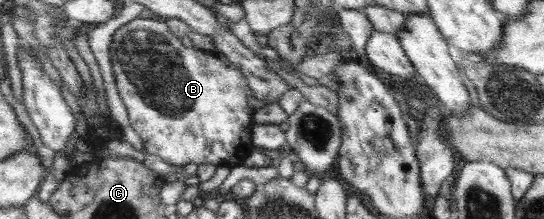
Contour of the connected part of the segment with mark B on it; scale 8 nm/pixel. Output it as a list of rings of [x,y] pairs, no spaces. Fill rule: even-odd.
[[[136,18],[112,35],[110,61],[119,97],[127,109],[129,124],[143,141],[144,149],[176,166],[204,163],[235,167],[242,165],[254,148],[254,110],[248,106],[252,88],[242,71],[232,62],[225,64],[214,51],[188,48],[181,38],[158,18]]]

